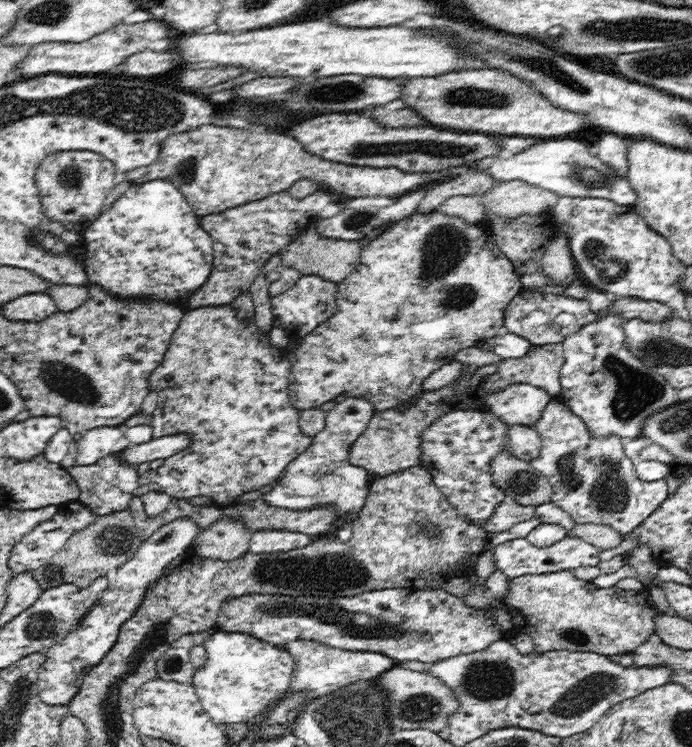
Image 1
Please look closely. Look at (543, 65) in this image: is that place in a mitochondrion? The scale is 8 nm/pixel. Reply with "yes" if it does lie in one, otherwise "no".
yes

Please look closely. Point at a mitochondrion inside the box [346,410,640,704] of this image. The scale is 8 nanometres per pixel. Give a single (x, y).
(487, 679)

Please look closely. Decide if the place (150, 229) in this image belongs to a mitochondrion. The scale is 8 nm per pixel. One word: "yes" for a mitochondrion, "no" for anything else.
no

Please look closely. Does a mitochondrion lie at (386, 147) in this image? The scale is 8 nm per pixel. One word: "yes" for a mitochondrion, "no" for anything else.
yes

